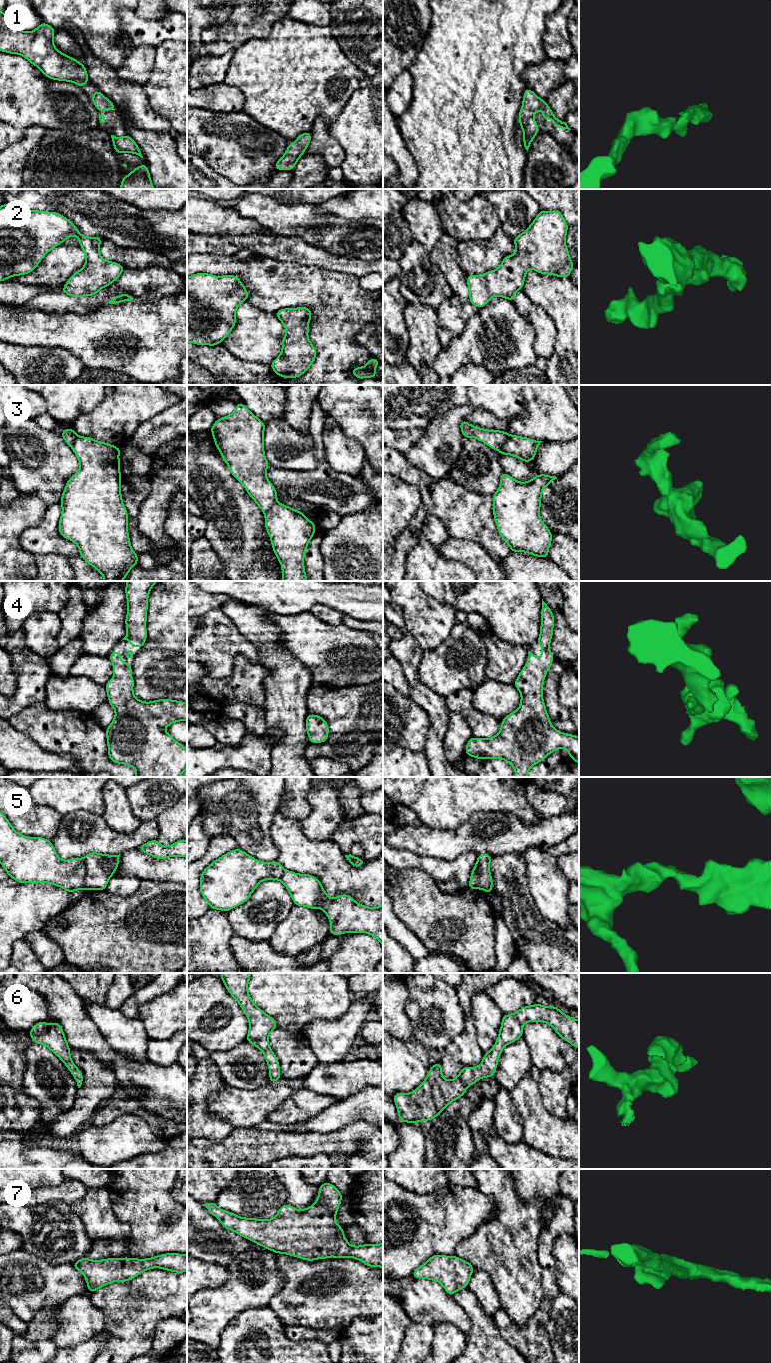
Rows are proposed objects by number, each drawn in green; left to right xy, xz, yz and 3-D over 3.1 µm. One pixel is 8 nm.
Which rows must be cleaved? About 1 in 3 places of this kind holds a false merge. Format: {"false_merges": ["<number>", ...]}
{"false_merges": ["3", "5"]}

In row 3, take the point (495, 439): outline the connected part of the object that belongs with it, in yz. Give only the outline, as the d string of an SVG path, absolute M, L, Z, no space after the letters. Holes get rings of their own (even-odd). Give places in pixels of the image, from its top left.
M462 419L460 422L460 429L465 439L475 437L477 440L485 443L496 451L500 451L504 442L510 436L508 432L503 432L501 430L488 430L473 426L467 423L464 419Z

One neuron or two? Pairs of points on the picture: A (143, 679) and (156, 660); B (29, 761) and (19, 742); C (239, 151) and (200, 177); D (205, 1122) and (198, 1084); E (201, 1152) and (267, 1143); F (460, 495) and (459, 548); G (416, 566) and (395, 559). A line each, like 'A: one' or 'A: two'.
A: one
B: one
C: two
D: one
E: one
F: two
G: two

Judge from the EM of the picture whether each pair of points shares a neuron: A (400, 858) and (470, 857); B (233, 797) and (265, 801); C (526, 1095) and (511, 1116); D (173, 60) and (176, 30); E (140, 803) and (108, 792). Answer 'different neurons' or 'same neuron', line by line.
A: same neuron
B: different neurons
C: different neurons
D: different neurons
E: different neurons

